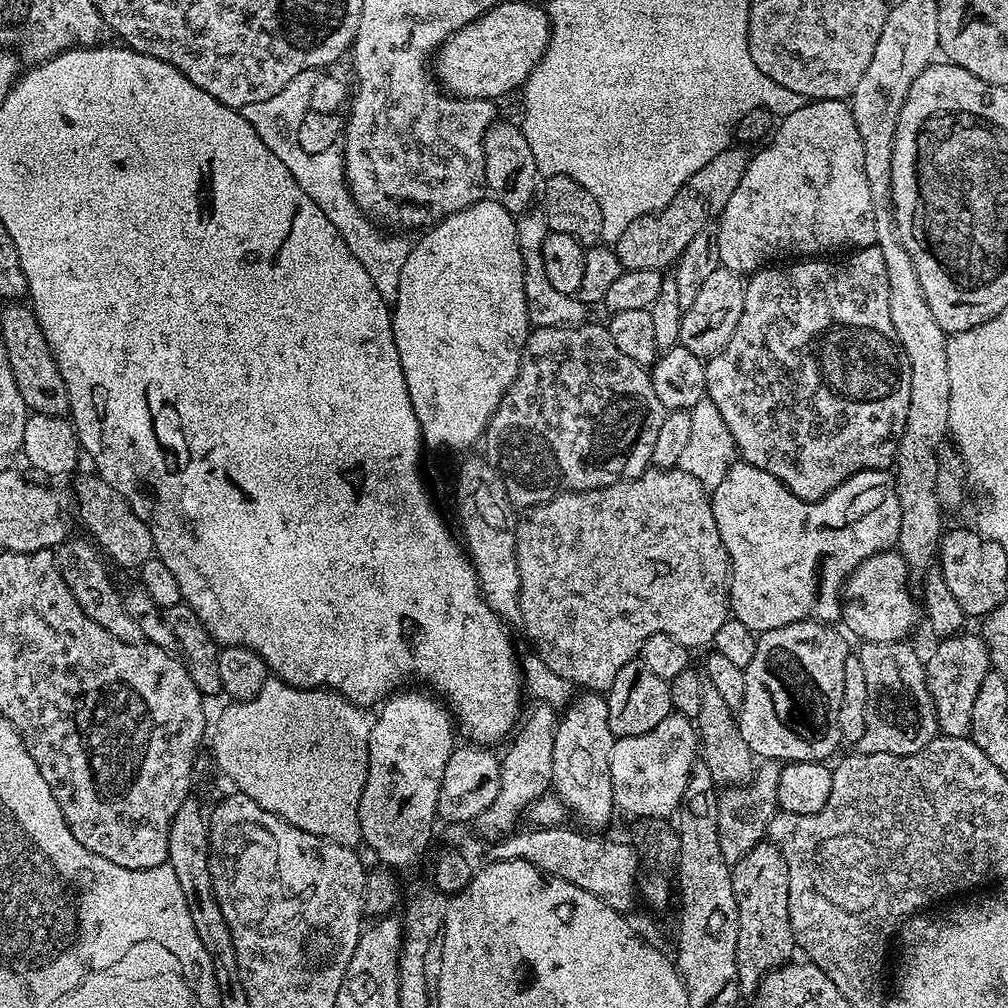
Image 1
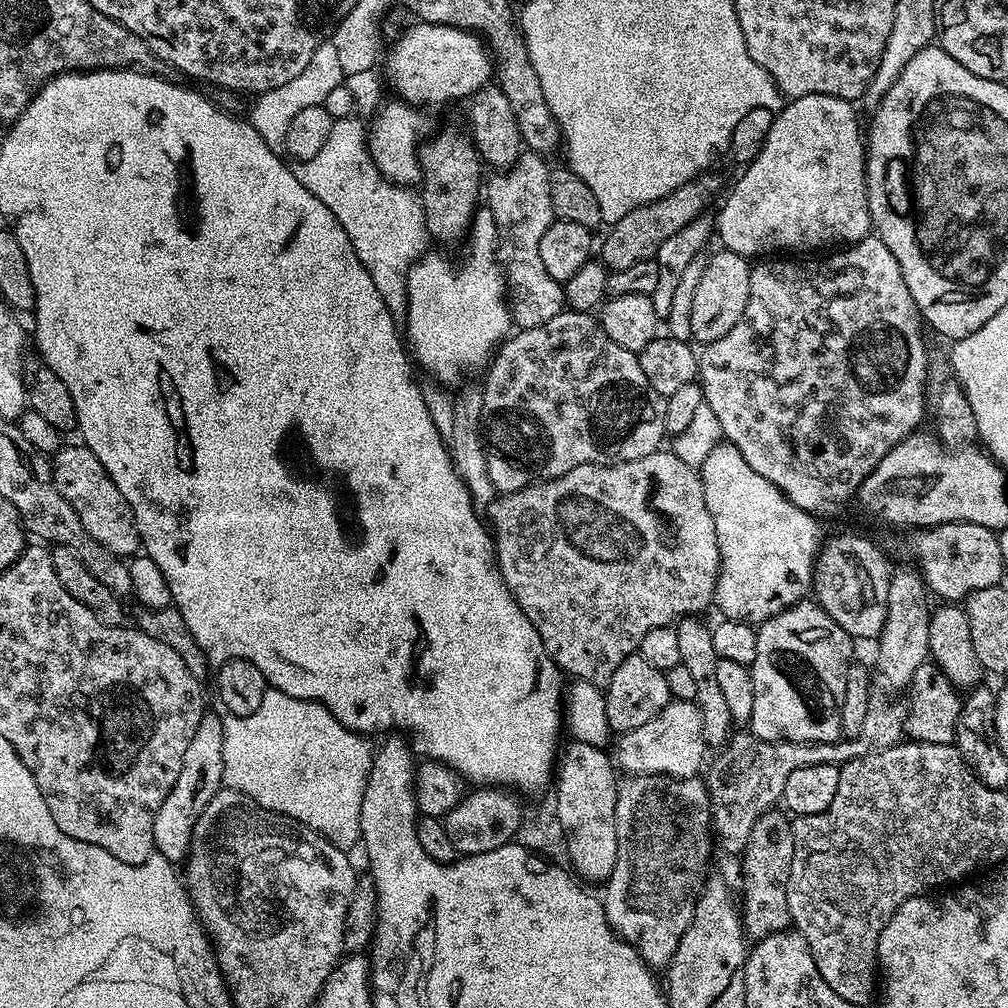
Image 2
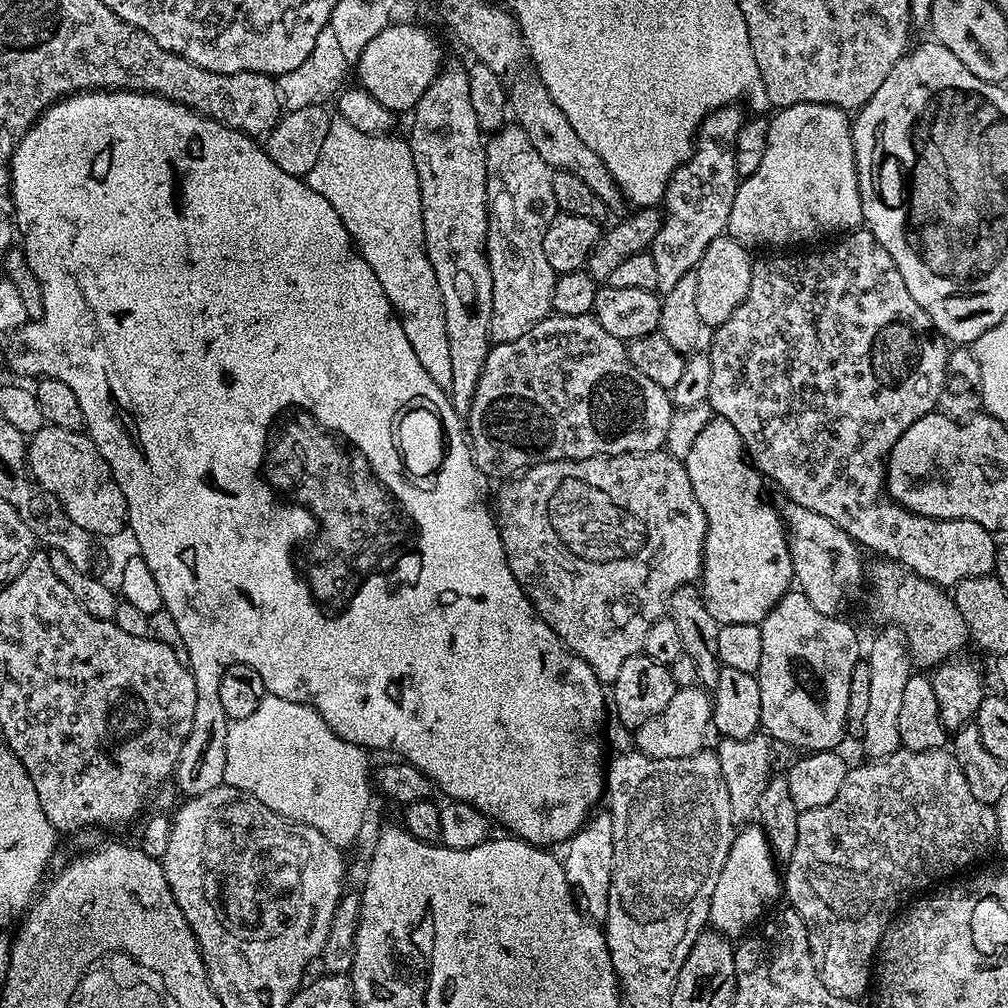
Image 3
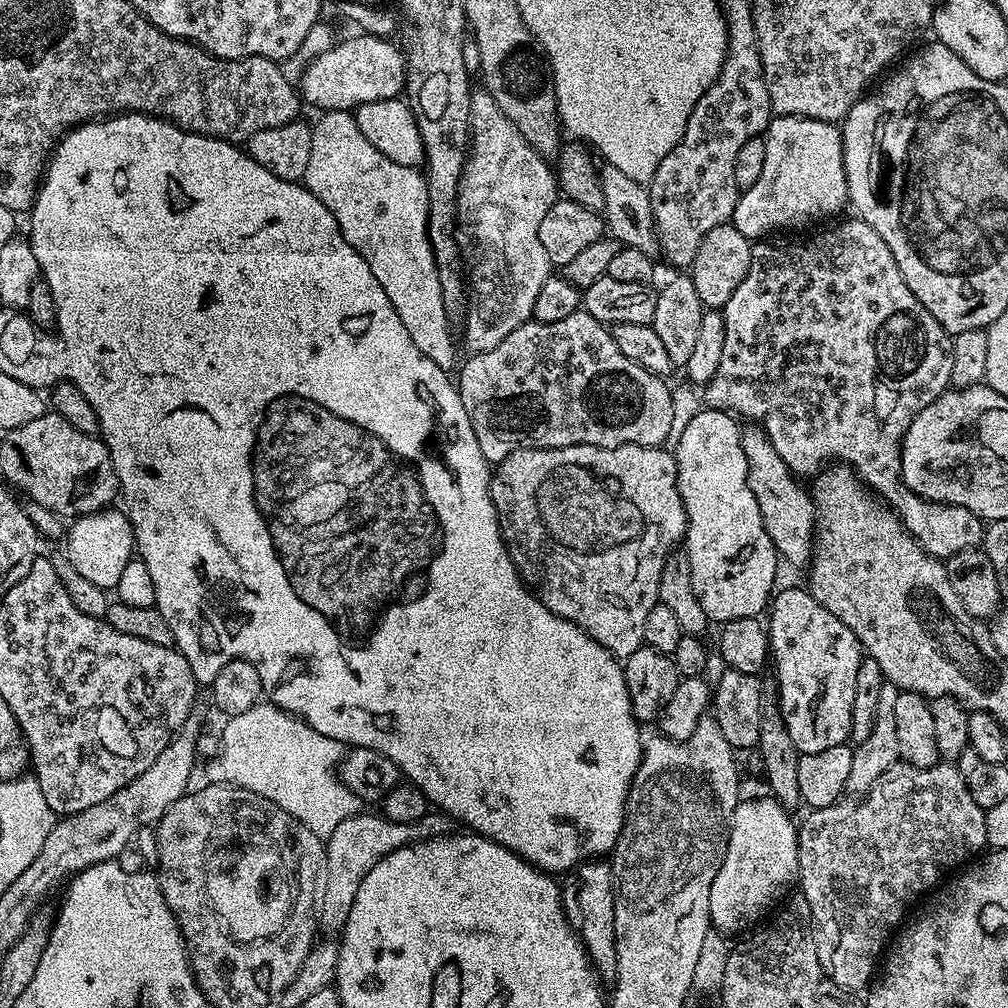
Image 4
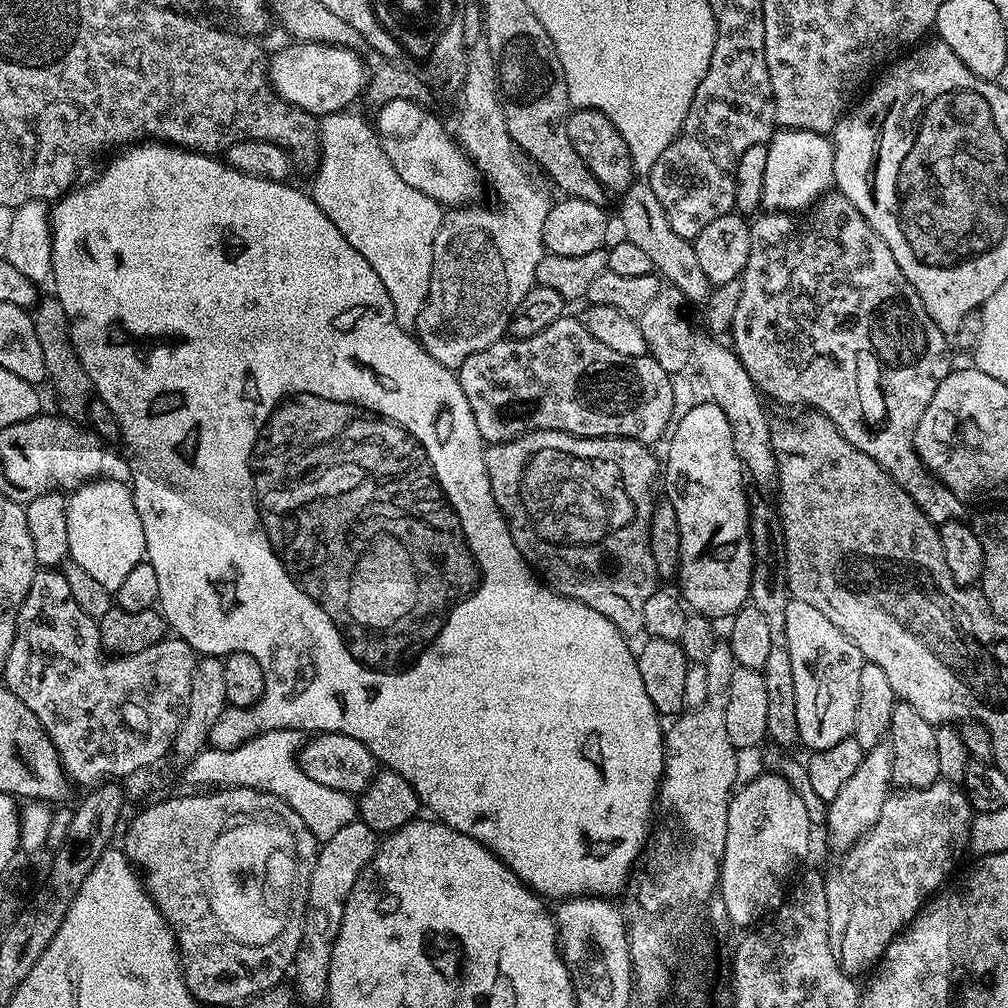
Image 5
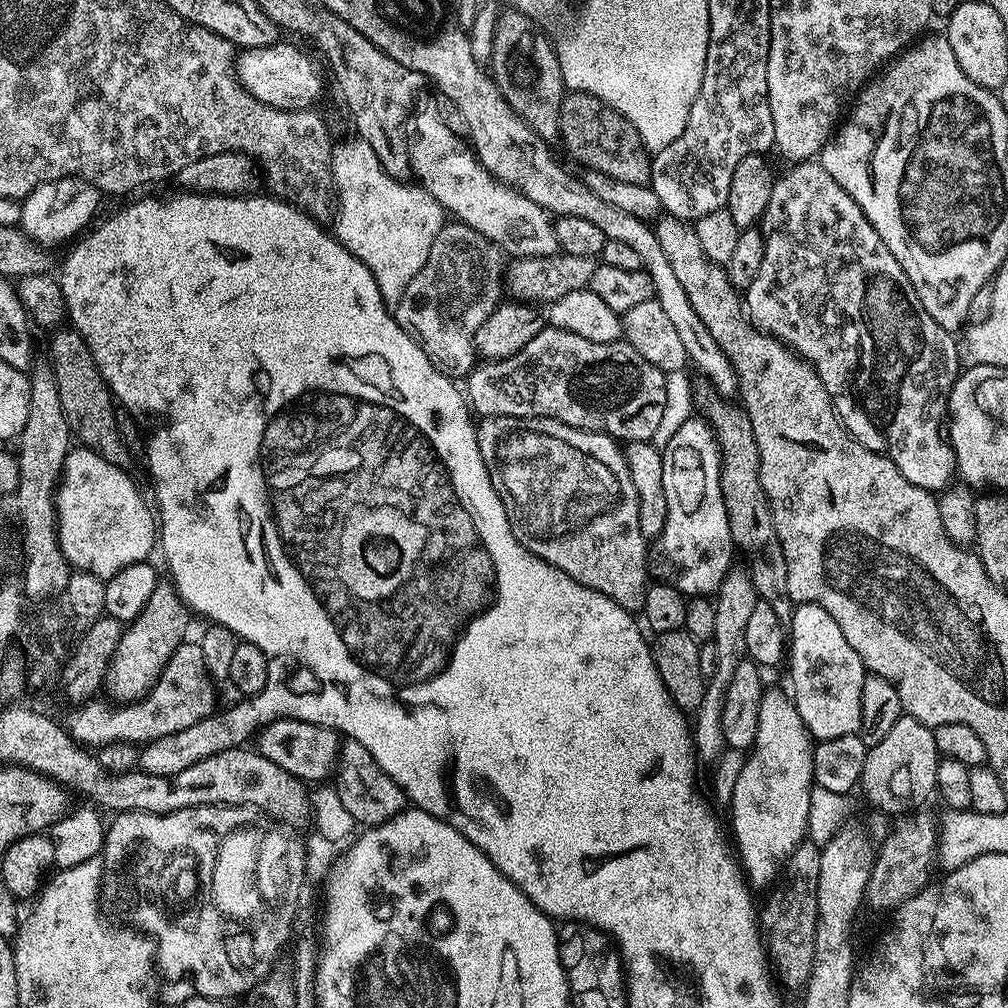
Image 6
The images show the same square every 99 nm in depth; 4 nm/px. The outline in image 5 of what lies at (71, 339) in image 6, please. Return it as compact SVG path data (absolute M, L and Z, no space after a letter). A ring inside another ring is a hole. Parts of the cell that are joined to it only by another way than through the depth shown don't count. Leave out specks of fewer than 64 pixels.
M50 294L48 296L48 298L43 297L36 304L31 315L38 334L39 345L42 346L42 368L54 382L54 392L58 396L59 408L57 409L59 413L67 419L78 422L87 415L88 405L91 404L94 396L94 389L89 375L86 374L85 367L82 366L76 349L72 345L68 315L55 295Z

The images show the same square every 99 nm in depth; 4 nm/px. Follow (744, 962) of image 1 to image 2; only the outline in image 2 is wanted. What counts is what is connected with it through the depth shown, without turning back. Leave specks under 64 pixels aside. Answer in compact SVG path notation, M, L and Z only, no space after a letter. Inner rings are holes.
M780 810L764 812L762 818L754 822L754 830L750 830L750 842L746 842L742 859L744 859L740 864L740 872L744 875L742 923L745 937L755 942L775 932L785 931L792 924L788 905L790 866L794 862L792 820Z

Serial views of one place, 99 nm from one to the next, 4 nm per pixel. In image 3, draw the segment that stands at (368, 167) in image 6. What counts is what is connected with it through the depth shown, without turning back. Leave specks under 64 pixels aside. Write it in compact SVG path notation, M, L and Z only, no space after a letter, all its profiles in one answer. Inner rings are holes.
M380 134L380 164L372 164L372 168L364 168L364 176L368 176L368 184L348 184L348 168L316 168L316 172L310 170L310 174L306 178L308 184L316 184L316 192L322 194L322 198L326 198L326 202L330 202L330 206L334 206L334 210L338 210L338 218L342 218L342 226L346 226L346 230L350 234L356 251L370 266L370 270L374 270L374 278L378 278L378 282L382 286L382 290L386 290L386 298L391 302L392 307L396 309L396 316L400 320L402 330L406 330L406 338L410 338L410 346L414 346L414 354L418 354L418 362L422 362L422 370L426 370L426 374L430 374L430 378L434 378L434 382L438 382L438 386L447 390L450 386L450 342L446 338L446 318L444 317L444 307L442 306L442 294L438 290L438 278L434 278L434 270L428 261L426 254L426 246L424 245L424 227L422 226L422 194L418 186L418 170L414 166L414 158L412 151L408 145L407 139L400 138L395 140L395 135Z

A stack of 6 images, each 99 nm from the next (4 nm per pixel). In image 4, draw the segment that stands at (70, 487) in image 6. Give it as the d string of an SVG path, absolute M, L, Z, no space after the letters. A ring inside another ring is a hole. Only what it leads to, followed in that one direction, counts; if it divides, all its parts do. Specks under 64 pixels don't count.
M109 506L103 512L73 519L66 536L66 554L70 562L74 562L74 570L78 570L78 574L83 574L90 582L94 582L94 586L105 590L115 589L126 562L134 559L136 547L132 523L123 511L115 512L114 509L115 507Z

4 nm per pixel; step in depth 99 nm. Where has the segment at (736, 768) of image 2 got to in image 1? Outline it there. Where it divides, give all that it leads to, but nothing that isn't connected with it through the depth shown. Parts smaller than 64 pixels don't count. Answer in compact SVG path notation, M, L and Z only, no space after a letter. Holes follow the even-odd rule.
M897 642L895 644L865 644L859 645L858 655L862 662L862 670L866 674L866 734L862 734L862 738L854 745L855 751L865 752L866 754L894 754L895 756L909 756L910 754L918 754L918 750L922 750L930 743L931 740L937 739L938 729L936 726L936 711L934 710L934 702L930 698L930 690L928 689L928 675L924 669L924 660L914 649L908 645L908 642ZM776 762L761 765L745 783L725 787L718 796L718 846L722 846L722 858L726 858L730 866L746 858L746 854L765 839L768 820L778 808L776 799L781 765Z

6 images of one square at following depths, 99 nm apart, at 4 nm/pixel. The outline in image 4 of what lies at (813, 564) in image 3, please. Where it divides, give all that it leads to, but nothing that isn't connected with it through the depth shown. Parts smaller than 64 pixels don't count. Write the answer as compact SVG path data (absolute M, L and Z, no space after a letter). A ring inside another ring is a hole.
M748 422L740 429L742 454L746 454L748 485L758 502L758 514L762 514L762 526L774 542L777 557L794 567L803 569L812 559L814 533L816 531L816 504L812 501L809 489L804 488L799 479L782 462L782 454L774 450L764 429L755 422Z

